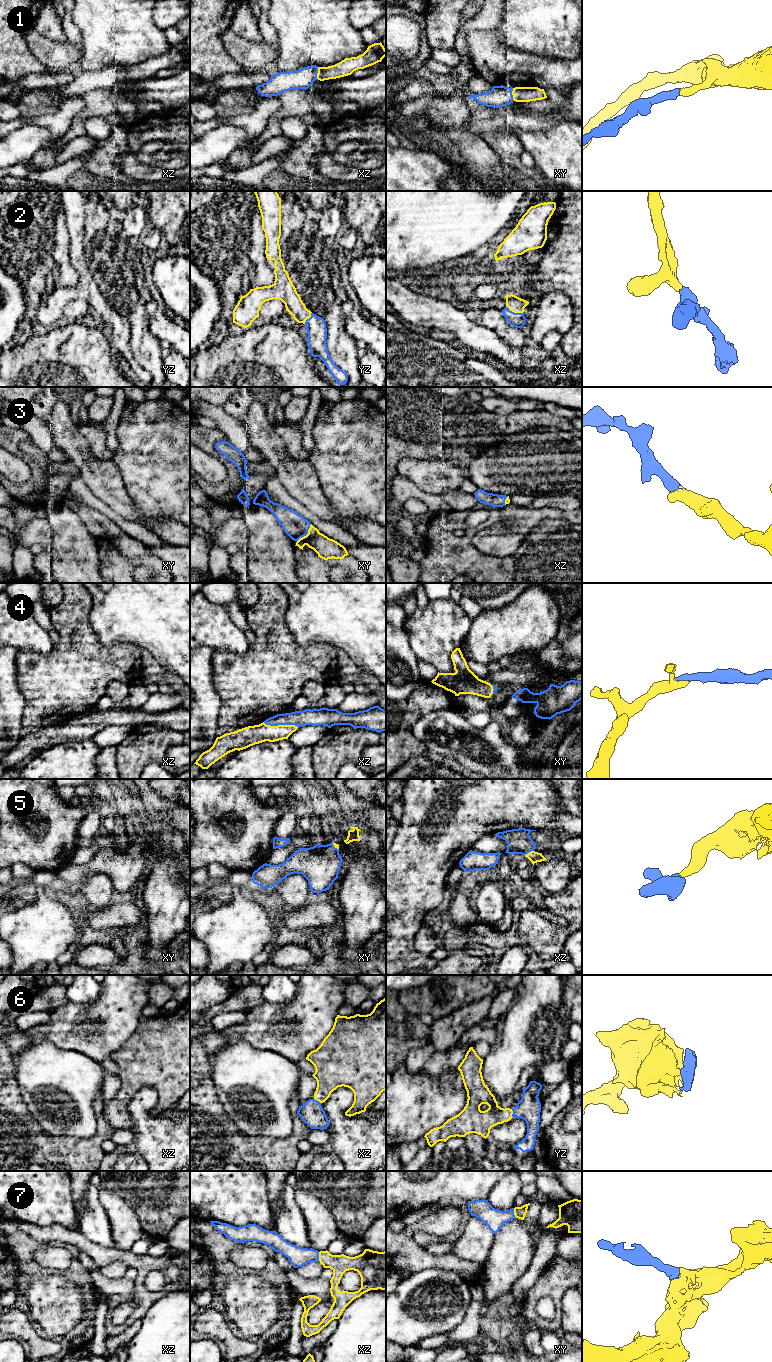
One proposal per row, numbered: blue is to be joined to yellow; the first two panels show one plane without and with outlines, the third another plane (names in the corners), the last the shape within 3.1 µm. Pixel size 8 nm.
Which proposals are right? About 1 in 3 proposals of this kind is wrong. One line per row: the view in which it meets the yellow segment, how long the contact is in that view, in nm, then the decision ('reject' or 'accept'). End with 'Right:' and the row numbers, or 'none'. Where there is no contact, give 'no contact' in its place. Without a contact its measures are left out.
1: contact in xz; length 100 nm; accept
2: contact in xz; length 150 nm; accept
3: contact in xy; length 180 nm; accept
4: contact in xz; length 280 nm; accept
5: contact in xz; length 90 nm; accept
6: contact in yz; length 70 nm; accept
7: contact in xz; length 80 nm; accept
Right: 1, 2, 3, 4, 5, 6, 7

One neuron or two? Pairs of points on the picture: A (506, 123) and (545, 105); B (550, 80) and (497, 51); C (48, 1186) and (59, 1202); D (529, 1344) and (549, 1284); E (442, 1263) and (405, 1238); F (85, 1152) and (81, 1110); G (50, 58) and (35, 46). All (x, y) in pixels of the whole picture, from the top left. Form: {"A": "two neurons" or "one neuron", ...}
{"A": "one neuron", "B": "one neuron", "C": "one neuron", "D": "two neurons", "E": "one neuron", "F": "two neurons", "G": "one neuron"}

